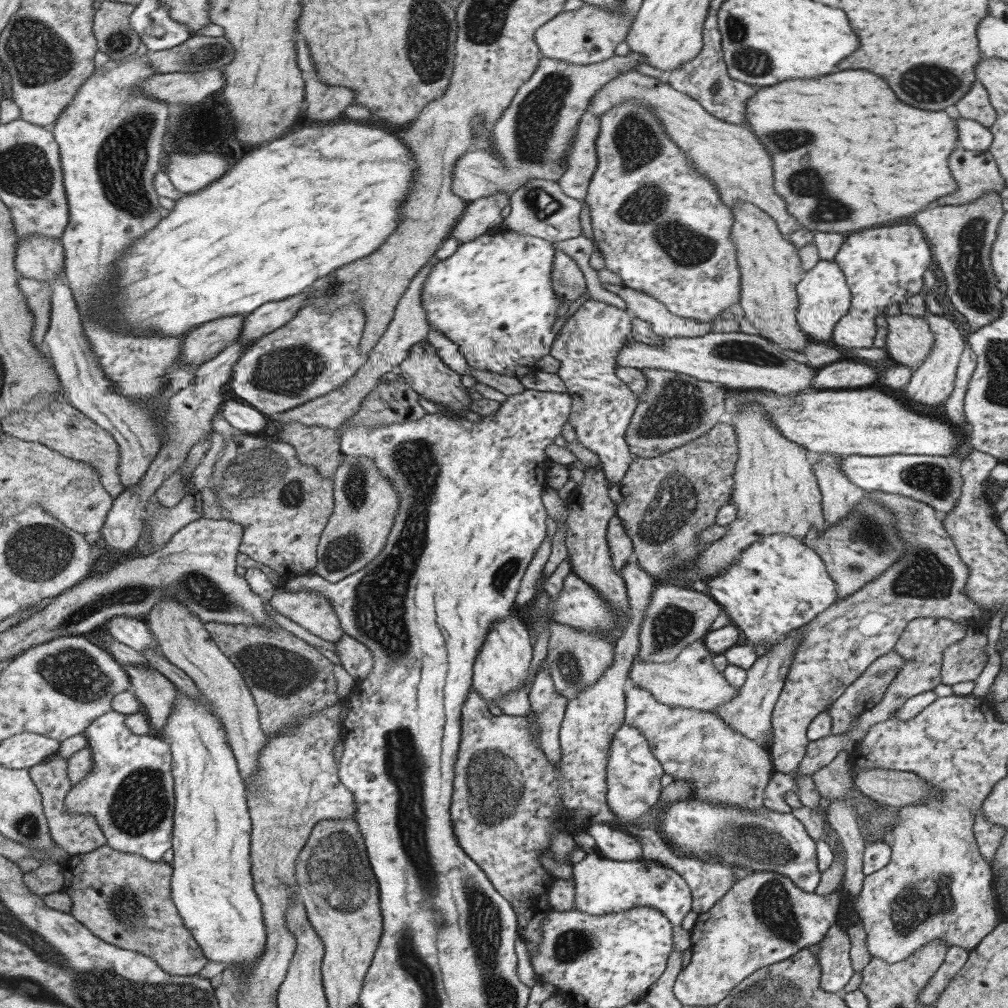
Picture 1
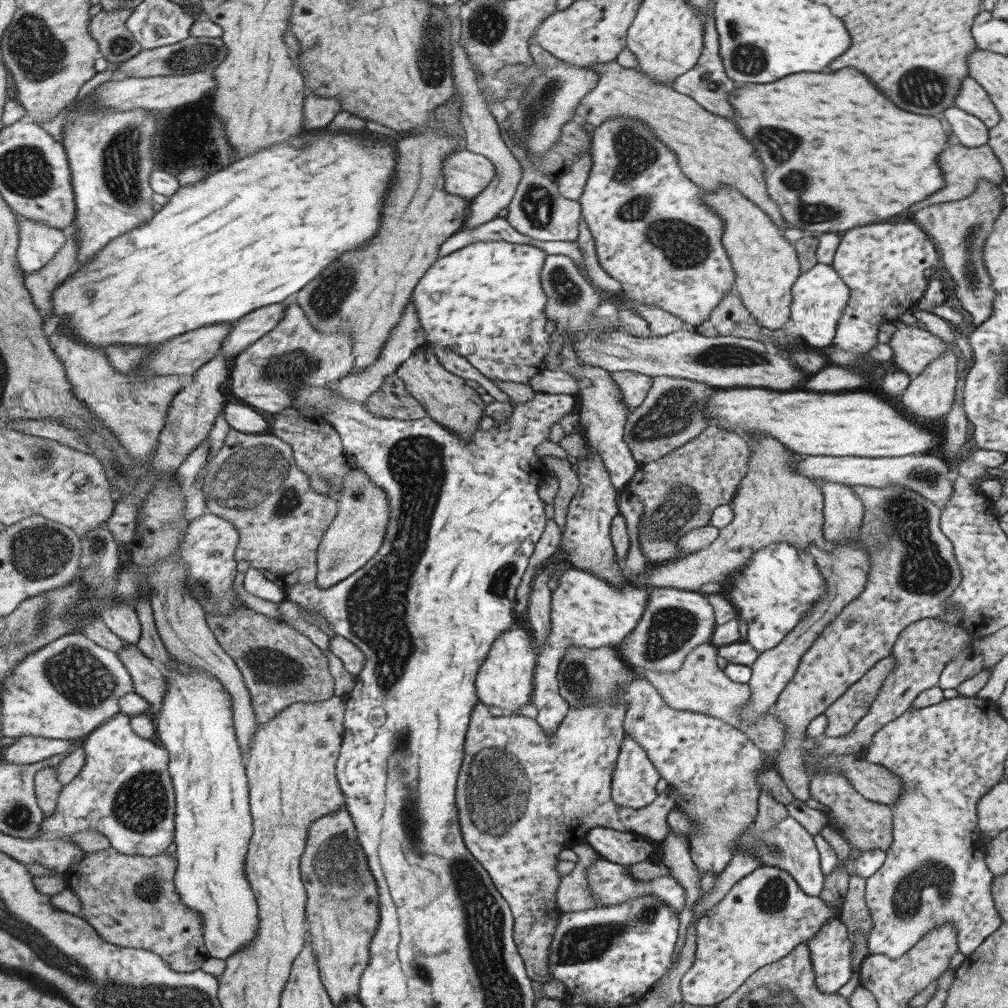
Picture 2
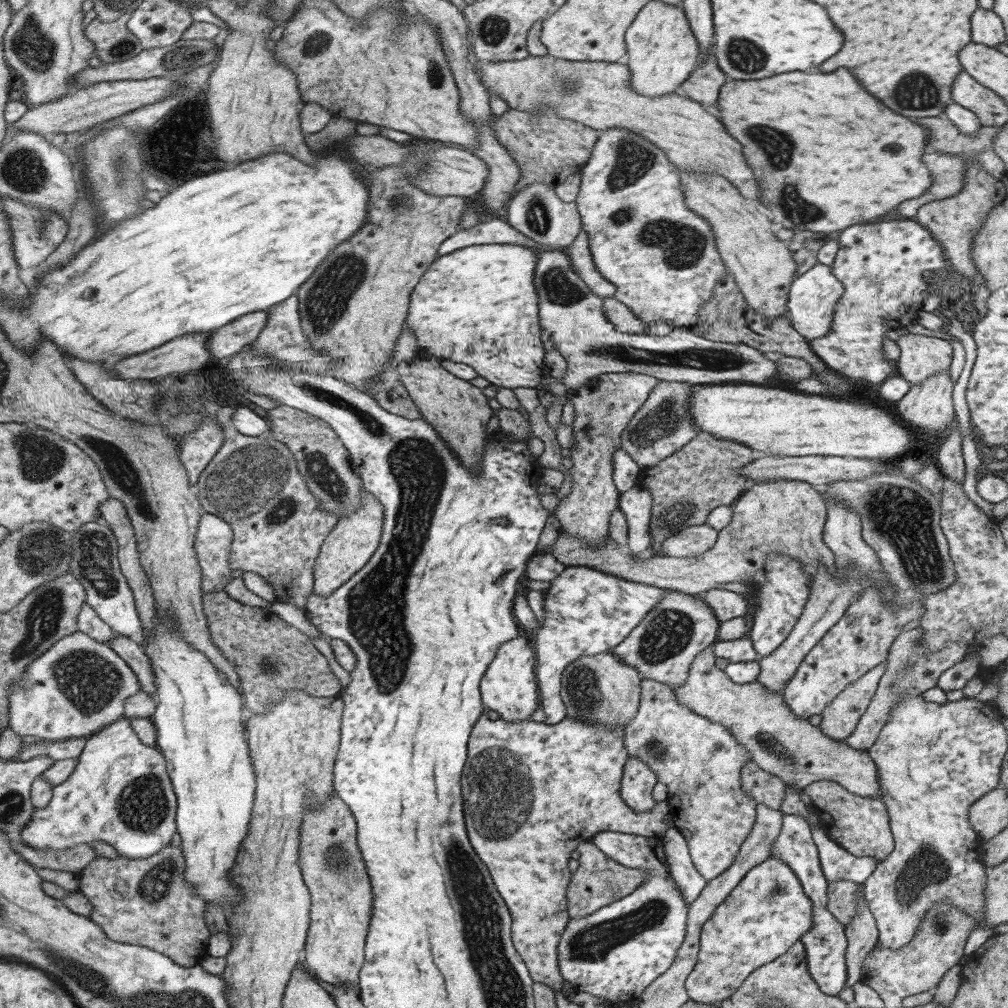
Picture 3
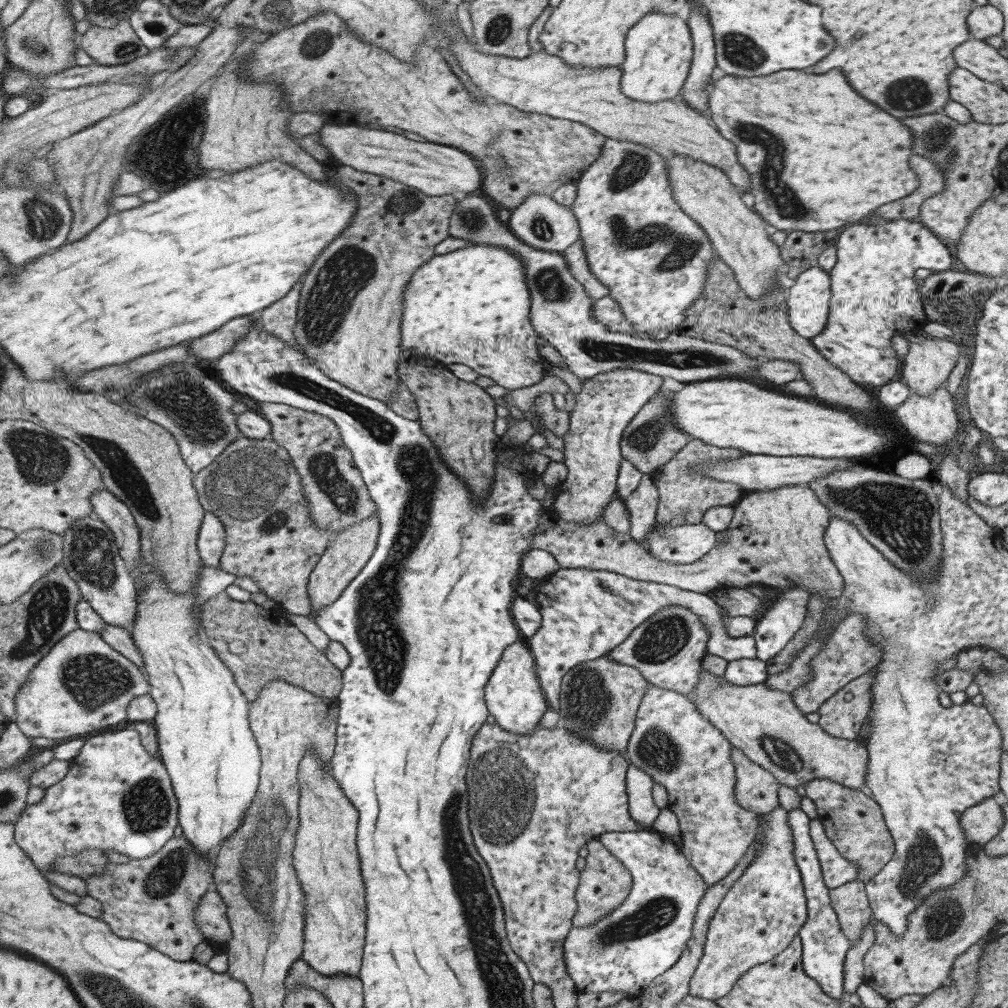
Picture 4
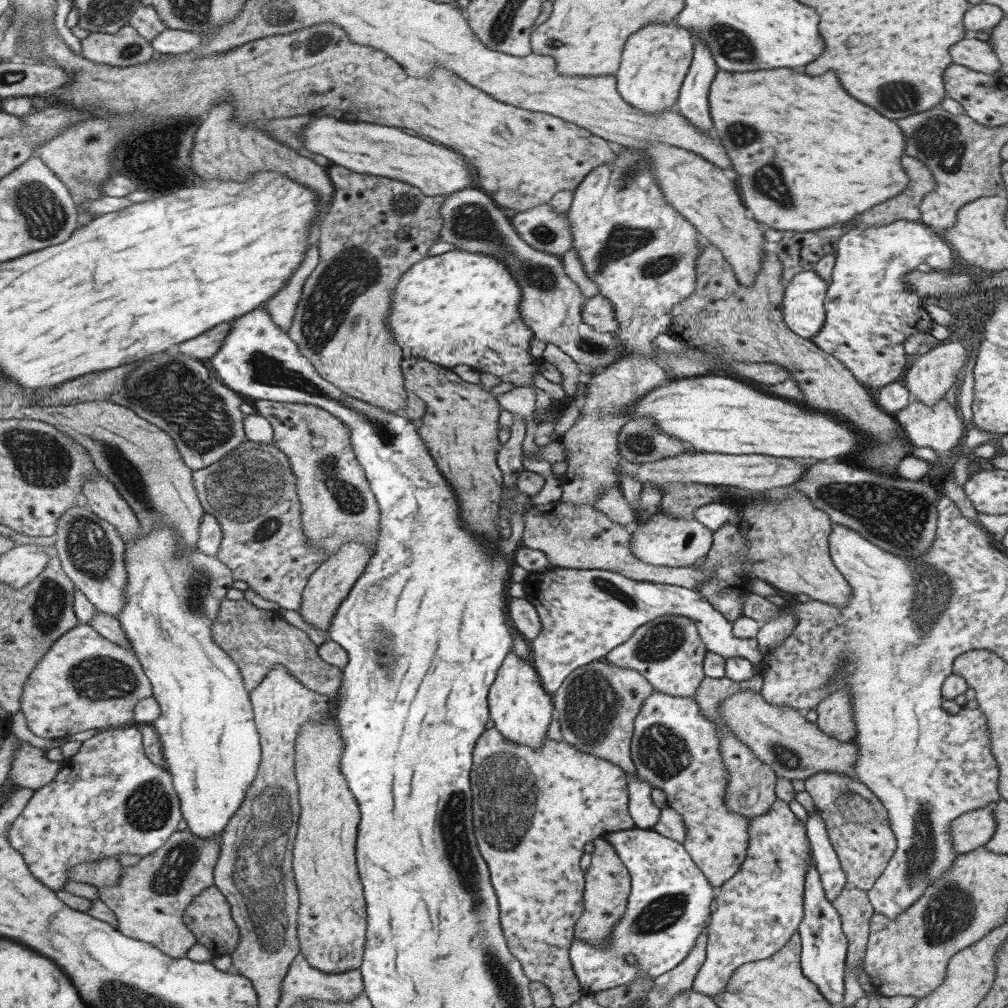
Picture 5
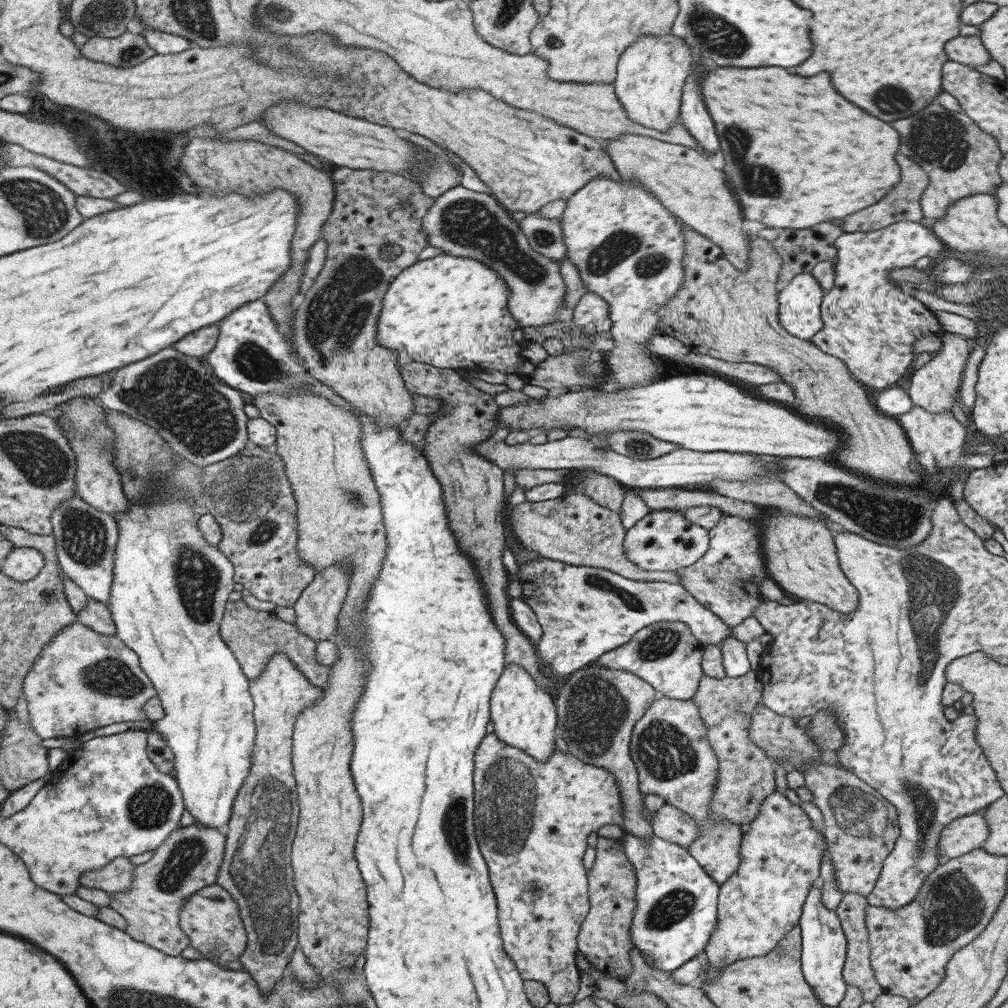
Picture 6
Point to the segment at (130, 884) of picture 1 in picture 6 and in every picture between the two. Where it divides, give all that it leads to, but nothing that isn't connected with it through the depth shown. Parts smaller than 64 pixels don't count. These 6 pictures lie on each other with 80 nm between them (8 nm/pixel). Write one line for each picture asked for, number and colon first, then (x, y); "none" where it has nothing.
2: (131, 900)
3: (146, 902)
4: (151, 900)
5: (149, 903)
6: (189, 858)

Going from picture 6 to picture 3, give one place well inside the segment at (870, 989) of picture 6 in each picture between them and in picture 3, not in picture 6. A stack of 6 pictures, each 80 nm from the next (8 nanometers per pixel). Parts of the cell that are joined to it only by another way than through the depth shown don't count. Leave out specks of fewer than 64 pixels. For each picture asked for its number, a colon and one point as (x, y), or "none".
3: (841, 895)
4: (849, 901)
5: (853, 907)

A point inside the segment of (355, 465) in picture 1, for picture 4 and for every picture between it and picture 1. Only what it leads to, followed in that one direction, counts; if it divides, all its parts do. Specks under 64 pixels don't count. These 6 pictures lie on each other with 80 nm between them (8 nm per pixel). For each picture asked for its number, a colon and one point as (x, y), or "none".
2: (356, 532)
3: (349, 545)
4: (343, 558)

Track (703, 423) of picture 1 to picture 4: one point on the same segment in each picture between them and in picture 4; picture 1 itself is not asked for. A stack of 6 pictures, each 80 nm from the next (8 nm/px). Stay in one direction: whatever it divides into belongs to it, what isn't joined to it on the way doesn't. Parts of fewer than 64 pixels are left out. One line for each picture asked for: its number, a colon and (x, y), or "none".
2: (671, 414)
3: (662, 425)
4: (650, 439)

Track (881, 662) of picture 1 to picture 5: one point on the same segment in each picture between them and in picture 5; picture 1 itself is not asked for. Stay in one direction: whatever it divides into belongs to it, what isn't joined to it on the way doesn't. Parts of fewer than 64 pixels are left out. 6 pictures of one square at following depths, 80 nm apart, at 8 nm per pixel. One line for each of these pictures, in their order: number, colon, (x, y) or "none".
2: (841, 715)
3: (838, 719)
4: (841, 715)
5: (834, 713)

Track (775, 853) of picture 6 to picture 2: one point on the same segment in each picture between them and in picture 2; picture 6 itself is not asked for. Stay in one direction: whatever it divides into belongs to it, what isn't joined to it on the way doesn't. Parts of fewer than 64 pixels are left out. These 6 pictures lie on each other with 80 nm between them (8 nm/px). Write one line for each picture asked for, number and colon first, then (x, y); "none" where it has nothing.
2: (765, 915)
3: (767, 912)
4: (759, 914)
5: (757, 910)

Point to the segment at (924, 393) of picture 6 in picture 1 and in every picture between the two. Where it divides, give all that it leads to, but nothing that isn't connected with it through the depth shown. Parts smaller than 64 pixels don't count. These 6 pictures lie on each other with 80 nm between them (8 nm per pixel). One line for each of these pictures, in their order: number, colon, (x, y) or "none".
1: (908, 341)
2: (913, 348)
3: (920, 357)
4: (925, 367)
5: (927, 377)

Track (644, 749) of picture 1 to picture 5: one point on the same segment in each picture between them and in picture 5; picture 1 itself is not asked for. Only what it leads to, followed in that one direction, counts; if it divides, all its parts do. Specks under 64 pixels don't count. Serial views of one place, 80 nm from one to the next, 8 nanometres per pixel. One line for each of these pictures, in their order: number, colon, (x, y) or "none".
2: (633, 780)
3: (636, 783)
4: (641, 808)
5: (644, 814)

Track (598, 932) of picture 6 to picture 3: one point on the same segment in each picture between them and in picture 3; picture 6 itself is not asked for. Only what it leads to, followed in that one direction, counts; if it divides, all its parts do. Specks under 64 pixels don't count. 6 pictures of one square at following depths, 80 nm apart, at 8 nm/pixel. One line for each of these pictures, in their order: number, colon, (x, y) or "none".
3: (598, 880)
4: (604, 882)
5: (607, 884)

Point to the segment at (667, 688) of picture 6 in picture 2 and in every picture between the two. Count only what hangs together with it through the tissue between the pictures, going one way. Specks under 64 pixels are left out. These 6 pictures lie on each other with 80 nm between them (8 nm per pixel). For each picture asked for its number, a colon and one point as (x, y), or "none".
2: (674, 621)
3: (661, 647)
4: (667, 649)
5: (666, 652)

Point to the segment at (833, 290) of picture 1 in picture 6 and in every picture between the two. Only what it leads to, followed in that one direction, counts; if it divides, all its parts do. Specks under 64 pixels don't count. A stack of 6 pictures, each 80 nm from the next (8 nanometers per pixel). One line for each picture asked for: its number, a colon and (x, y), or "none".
2: (818, 295)
3: (811, 297)
4: (806, 300)
5: (803, 298)
6: (798, 312)

